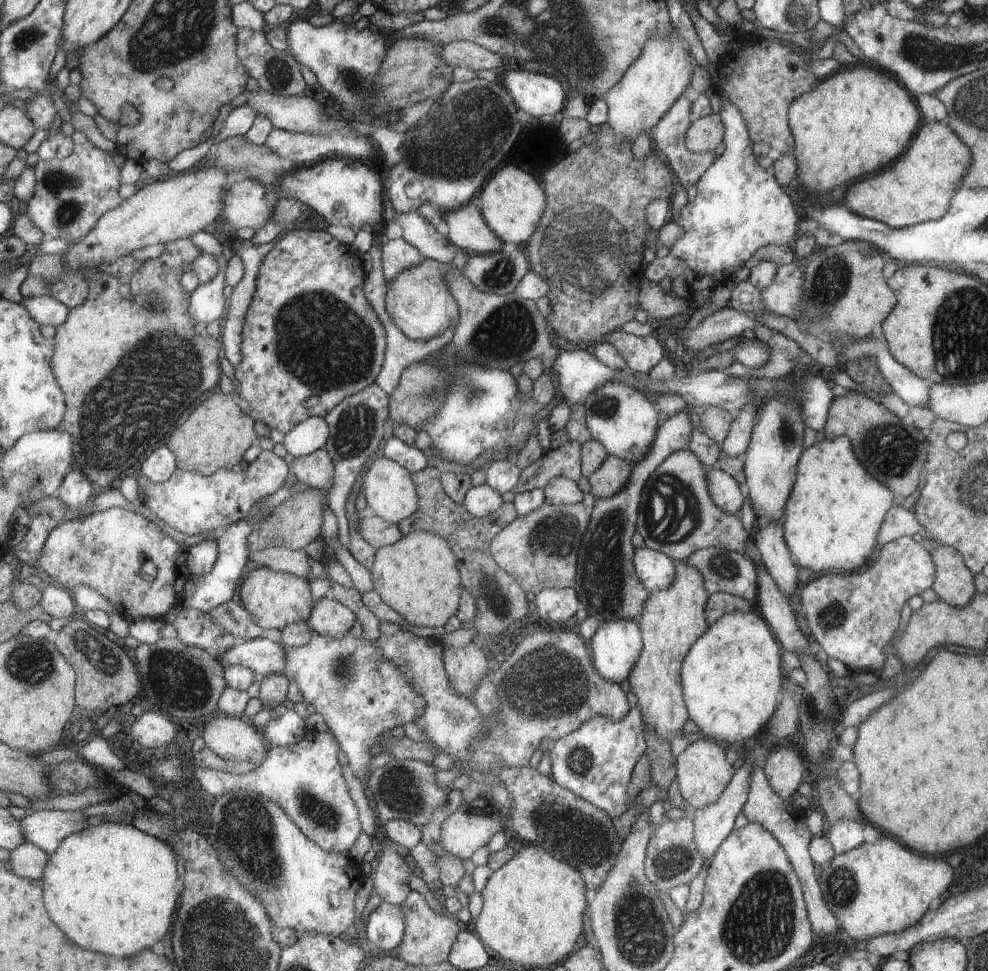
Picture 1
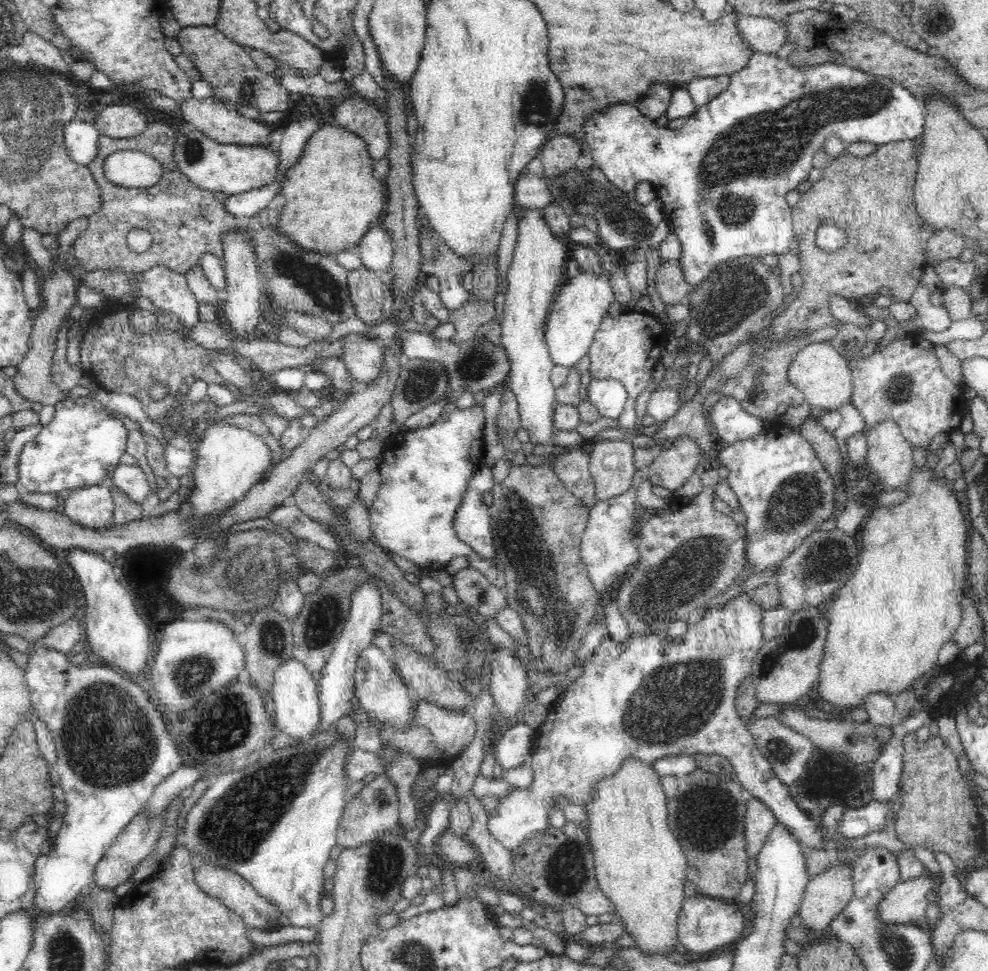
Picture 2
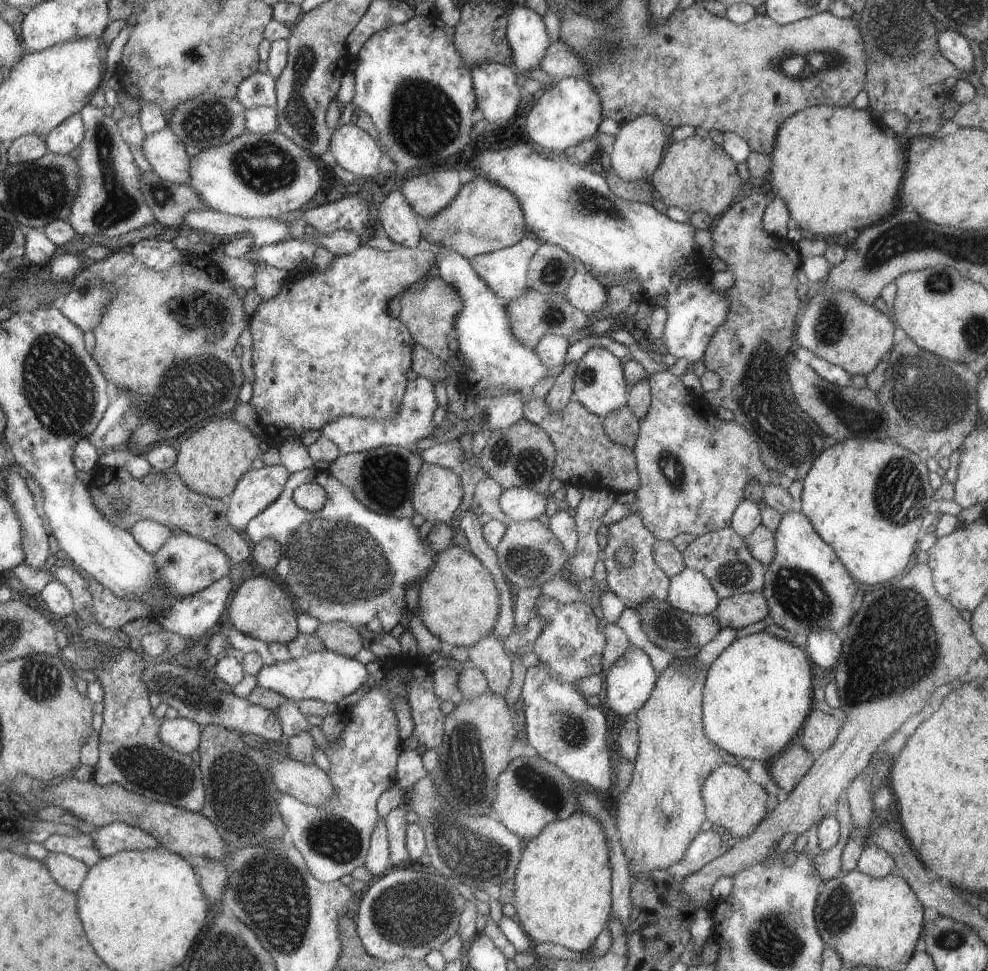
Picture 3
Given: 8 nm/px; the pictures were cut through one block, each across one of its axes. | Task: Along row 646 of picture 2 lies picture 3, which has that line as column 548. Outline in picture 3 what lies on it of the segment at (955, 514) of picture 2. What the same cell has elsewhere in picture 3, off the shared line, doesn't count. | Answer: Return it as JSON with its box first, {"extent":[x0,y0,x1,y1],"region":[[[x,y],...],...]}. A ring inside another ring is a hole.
{"extent":[514,811,612,953],"region":[[[576,811],[568,818],[547,824],[538,836],[531,838],[518,863],[514,884],[517,918],[524,932],[535,945],[552,942],[565,946],[574,952],[584,953],[594,944],[598,934],[604,930],[612,898],[610,898],[610,858],[608,858],[608,842],[604,834],[603,824],[591,814]]]}

